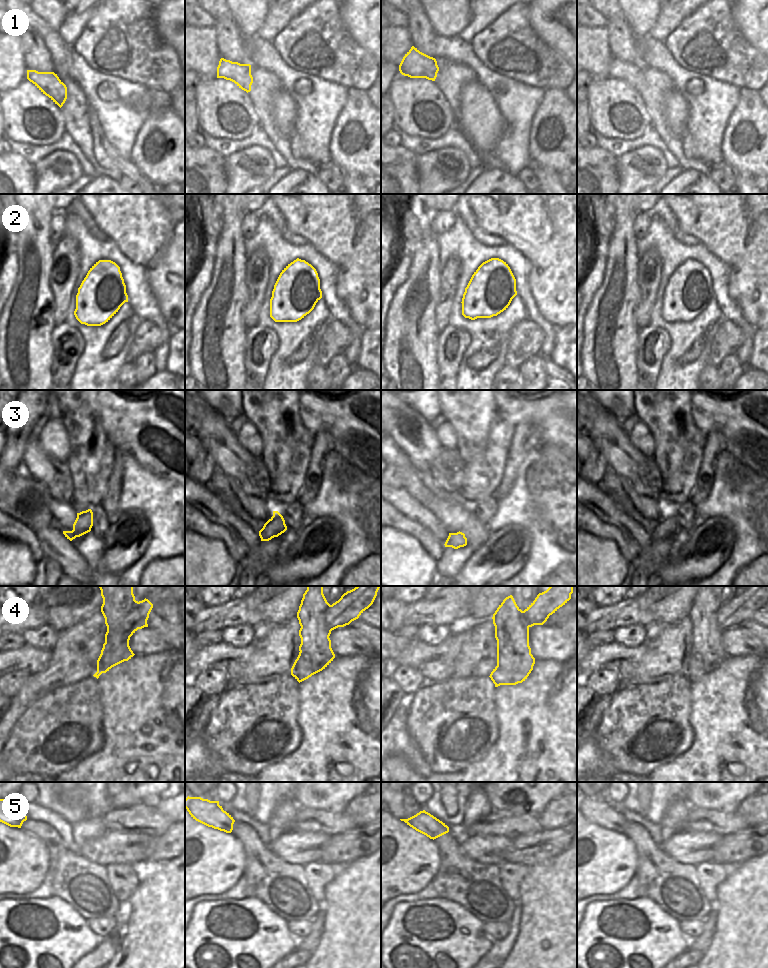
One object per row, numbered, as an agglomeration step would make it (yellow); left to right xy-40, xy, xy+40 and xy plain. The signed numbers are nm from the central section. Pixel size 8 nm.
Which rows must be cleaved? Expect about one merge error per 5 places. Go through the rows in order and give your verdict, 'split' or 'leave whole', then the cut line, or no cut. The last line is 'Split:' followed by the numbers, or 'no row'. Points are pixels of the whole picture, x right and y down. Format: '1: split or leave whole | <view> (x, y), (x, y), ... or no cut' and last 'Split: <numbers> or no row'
1: leave whole | no cut
2: leave whole | no cut
3: leave whole | no cut
4: split | xy-40 (138, 602), (121, 624), (121, 633), (124, 637)
5: leave whole | no cut
Split: 4

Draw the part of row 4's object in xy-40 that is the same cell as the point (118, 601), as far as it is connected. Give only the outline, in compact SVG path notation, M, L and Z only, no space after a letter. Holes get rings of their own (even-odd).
M99 586L103 604L101 612L105 618L107 632L105 634L105 658L97 663L97 679L112 667L131 659L135 654L129 646L130 636L124 637L121 624L131 613L138 601L133 594L133 586Z

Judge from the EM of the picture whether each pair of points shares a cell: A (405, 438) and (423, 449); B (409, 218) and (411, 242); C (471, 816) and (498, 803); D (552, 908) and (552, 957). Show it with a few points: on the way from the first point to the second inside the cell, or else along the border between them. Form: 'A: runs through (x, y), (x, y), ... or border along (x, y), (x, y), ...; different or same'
A: runs through (409, 438), (419, 445); same
B: runs through (409, 224), (410, 236); same
C: border along (484, 792), (493, 810); different
D: runs through (553, 920), (553, 945); same

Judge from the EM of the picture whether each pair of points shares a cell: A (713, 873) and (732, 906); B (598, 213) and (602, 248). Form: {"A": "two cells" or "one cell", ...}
{"A": "two cells", "B": "one cell"}

